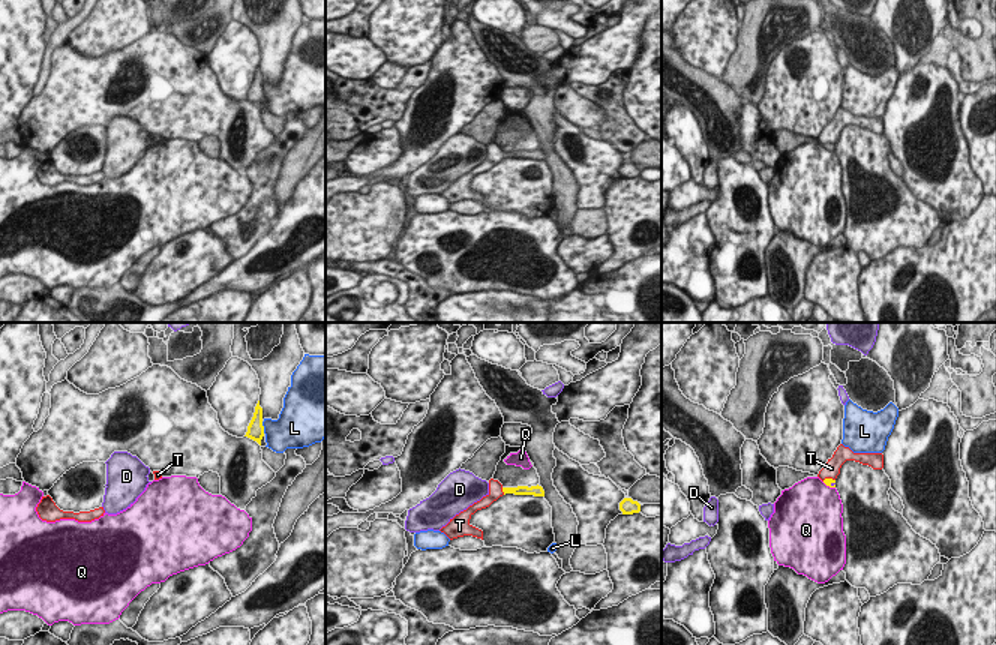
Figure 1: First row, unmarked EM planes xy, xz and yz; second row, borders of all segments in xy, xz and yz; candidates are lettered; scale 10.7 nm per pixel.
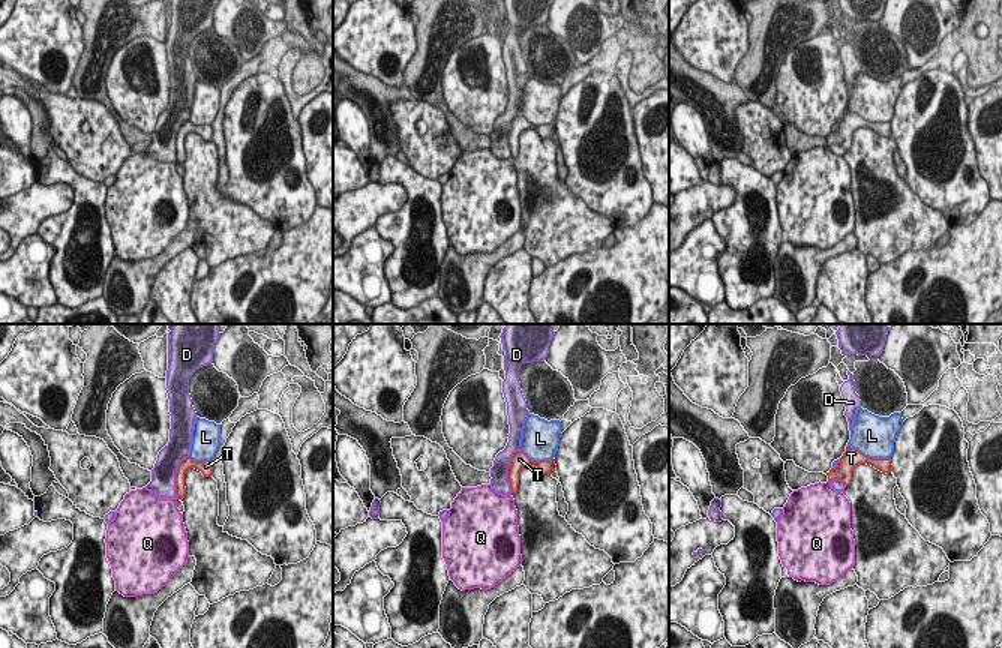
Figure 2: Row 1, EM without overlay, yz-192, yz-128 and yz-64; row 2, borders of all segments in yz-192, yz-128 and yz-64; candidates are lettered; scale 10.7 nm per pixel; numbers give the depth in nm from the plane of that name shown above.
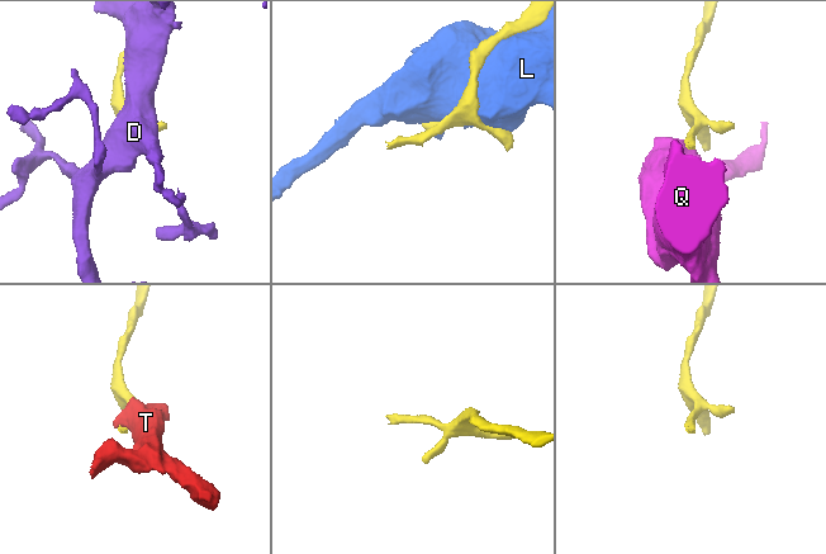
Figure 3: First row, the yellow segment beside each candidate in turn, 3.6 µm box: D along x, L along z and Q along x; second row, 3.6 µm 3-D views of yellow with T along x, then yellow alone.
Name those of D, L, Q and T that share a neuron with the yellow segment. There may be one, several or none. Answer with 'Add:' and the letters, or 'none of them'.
Add: D

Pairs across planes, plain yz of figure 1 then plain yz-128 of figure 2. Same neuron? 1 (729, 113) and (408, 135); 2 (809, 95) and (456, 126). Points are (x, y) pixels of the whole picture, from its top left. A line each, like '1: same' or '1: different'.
1: different
2: different

